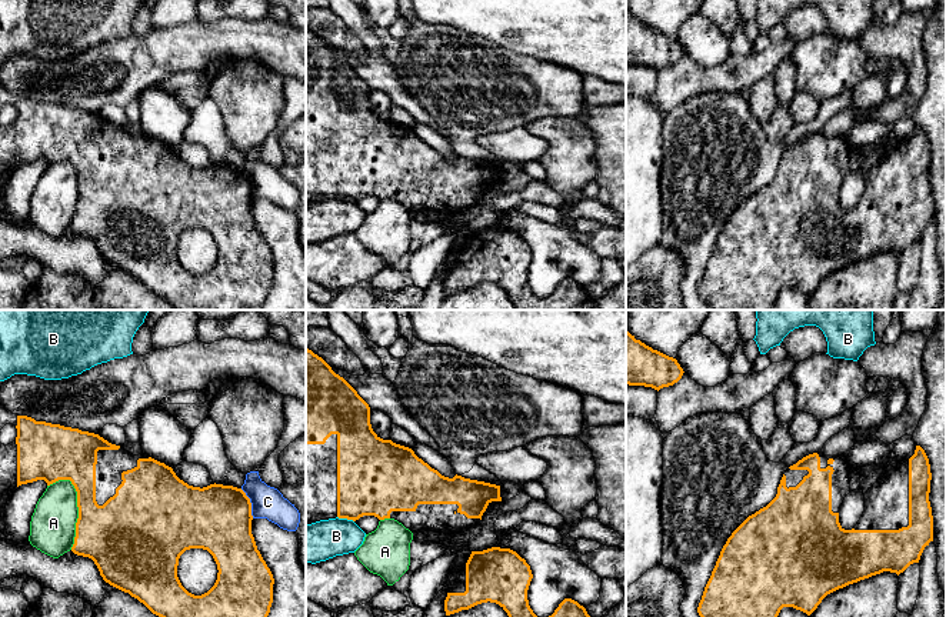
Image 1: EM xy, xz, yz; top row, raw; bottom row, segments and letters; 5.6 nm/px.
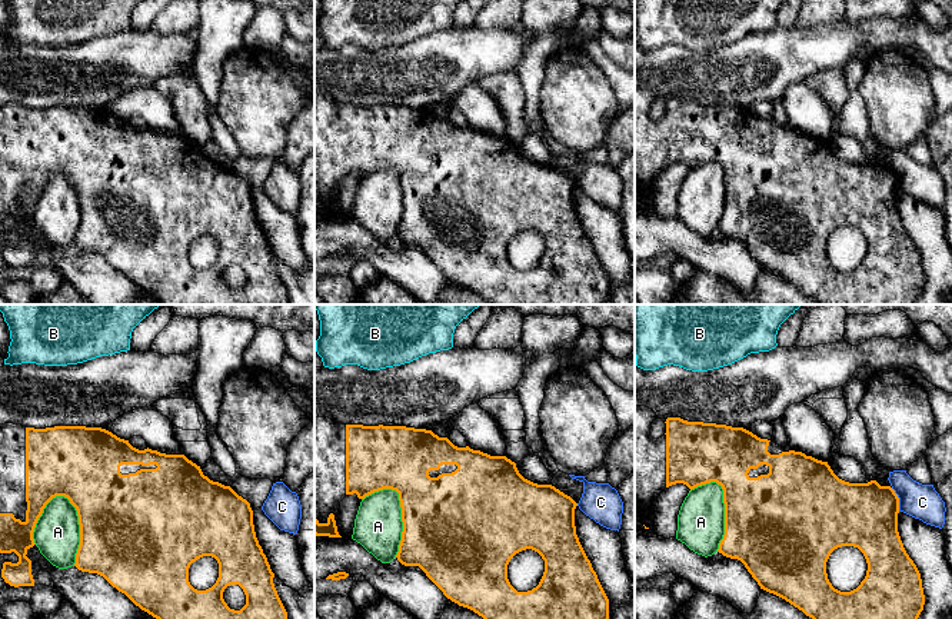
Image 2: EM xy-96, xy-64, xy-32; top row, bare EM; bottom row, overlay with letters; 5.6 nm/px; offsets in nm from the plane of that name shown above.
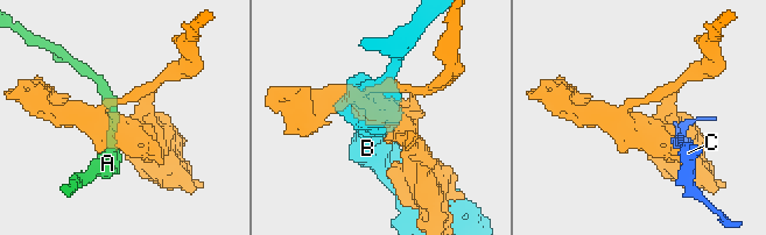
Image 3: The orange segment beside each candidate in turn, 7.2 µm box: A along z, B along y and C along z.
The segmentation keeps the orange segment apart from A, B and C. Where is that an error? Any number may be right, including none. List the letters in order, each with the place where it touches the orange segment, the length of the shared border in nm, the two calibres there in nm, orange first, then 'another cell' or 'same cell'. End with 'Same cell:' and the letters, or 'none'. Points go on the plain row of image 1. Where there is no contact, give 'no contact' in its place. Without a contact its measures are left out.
A: xy (79, 190) | 400 nm | 380/260 nm | another cell
B: xz (346, 197) | 100 nm | 380/220 nm | another cell
C: xy (250, 183) | 180 nm | 380/180 nm | another cell
Same cell: none

